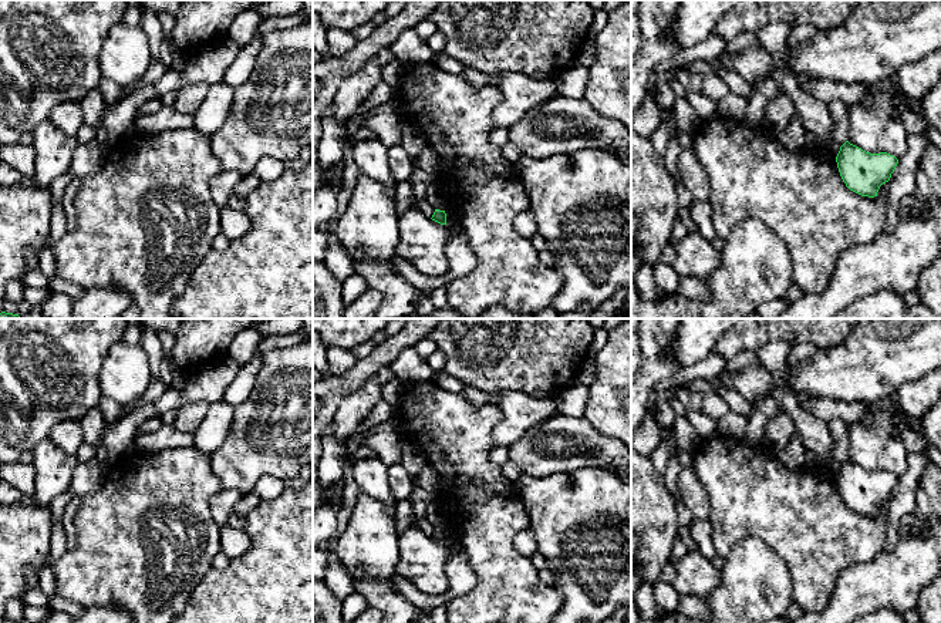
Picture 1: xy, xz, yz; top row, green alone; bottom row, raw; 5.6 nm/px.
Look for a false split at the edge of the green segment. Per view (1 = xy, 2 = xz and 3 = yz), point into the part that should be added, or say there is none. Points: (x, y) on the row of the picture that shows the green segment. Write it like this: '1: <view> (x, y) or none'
1: none
2: none
3: none

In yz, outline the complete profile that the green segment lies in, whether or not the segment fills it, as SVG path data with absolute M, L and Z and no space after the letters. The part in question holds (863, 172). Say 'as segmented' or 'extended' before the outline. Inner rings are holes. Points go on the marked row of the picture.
as segmented | M846 141L836 156L840 176L846 186L874 198L880 186L890 181L898 159L887 152L870 154Z

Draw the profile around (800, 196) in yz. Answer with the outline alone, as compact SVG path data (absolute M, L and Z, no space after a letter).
M716 114L695 132L694 148L709 178L708 202L716 238L726 239L743 219L763 222L789 249L793 283L805 294L822 293L834 275L840 255L874 240L883 230L888 182L874 198L850 191L826 145L787 152L768 128Z

